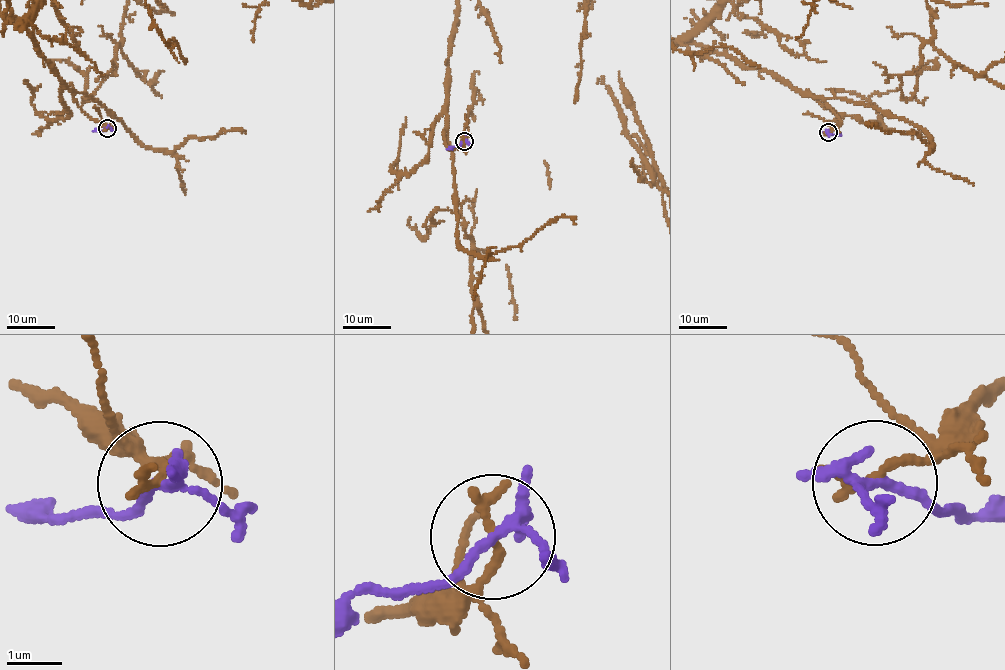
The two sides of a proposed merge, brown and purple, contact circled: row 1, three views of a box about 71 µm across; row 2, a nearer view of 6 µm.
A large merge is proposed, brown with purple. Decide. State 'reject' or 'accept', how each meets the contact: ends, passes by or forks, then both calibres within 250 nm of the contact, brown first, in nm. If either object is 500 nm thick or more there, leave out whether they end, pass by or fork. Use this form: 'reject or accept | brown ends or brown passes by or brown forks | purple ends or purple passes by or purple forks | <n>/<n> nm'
reject | brown ends | purple forks | 200/160 nm

